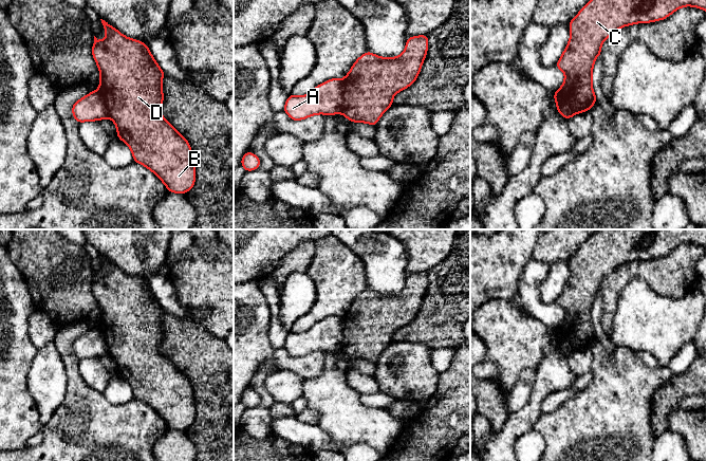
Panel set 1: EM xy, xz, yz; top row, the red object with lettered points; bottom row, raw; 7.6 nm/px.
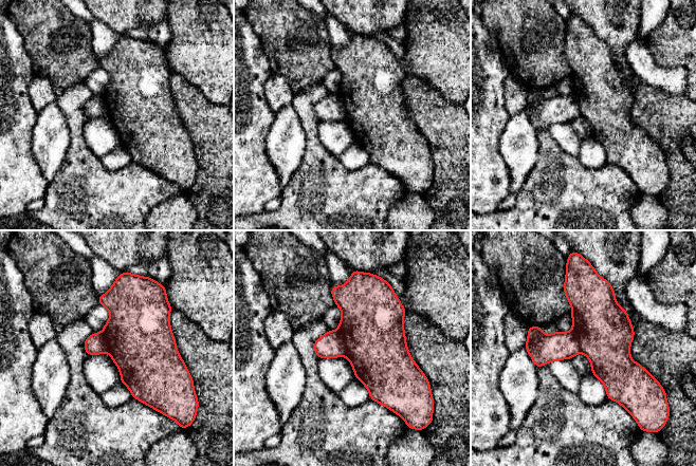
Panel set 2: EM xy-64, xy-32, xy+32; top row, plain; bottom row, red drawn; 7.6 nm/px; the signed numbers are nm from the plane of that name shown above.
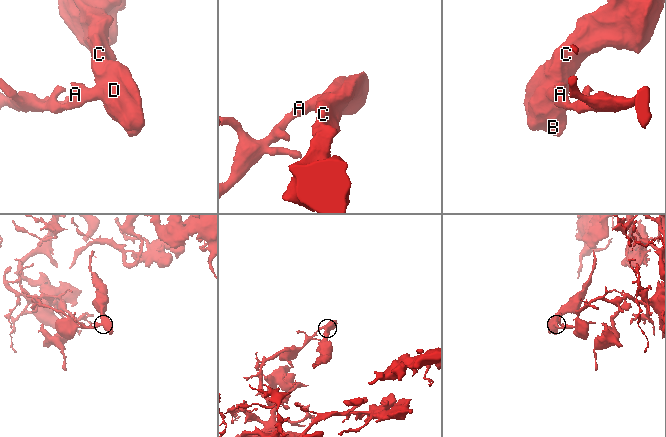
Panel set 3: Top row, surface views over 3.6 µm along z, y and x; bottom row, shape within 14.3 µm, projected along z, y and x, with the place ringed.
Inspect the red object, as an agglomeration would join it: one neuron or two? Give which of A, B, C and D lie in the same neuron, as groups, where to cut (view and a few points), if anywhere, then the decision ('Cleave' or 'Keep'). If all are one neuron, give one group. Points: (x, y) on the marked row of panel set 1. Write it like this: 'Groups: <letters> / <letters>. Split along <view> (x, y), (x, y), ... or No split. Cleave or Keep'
Groups: A / B C D. Split along xz (342, 79), (340, 111). Cleave

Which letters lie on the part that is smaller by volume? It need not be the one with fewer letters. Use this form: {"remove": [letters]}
{"remove": ["B", "C", "D"]}

